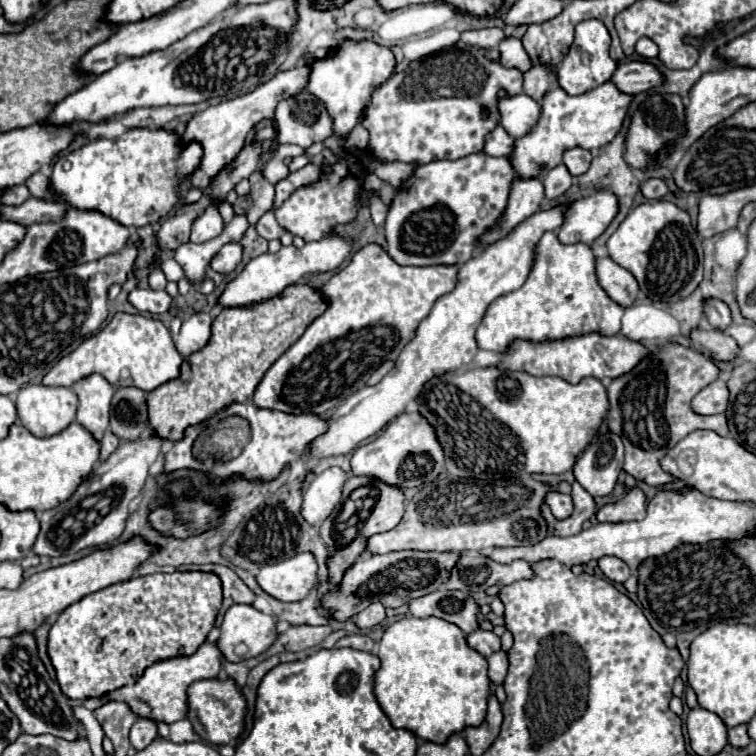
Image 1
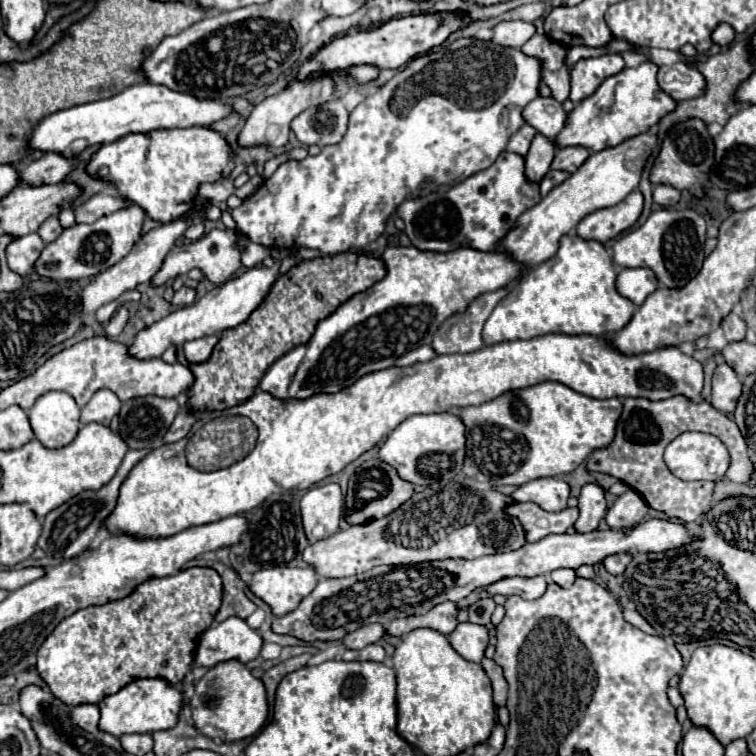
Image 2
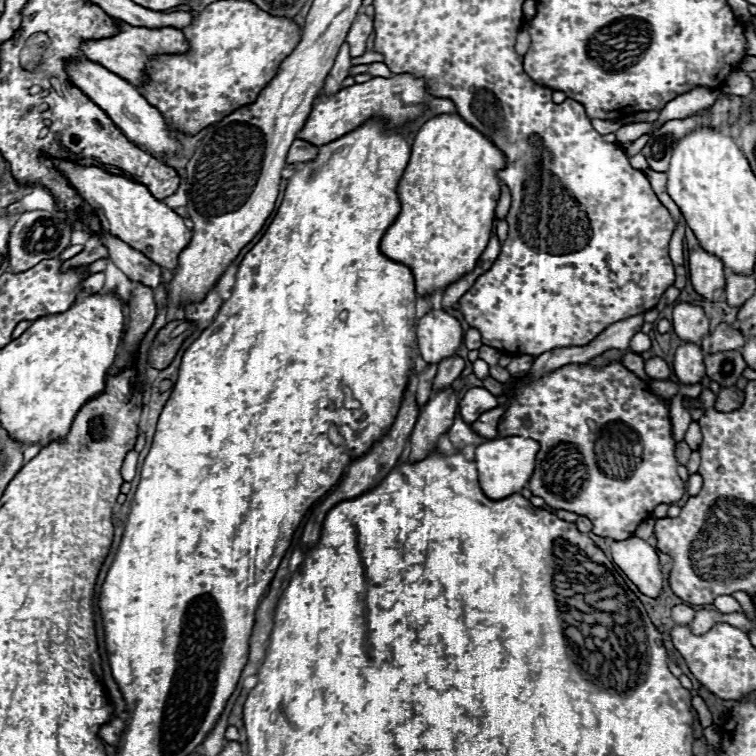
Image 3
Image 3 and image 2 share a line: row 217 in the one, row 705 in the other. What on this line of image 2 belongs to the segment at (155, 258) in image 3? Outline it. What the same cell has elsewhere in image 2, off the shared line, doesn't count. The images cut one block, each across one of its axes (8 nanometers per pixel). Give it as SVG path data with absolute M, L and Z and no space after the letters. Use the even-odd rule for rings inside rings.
M158 678L134 680L116 694L106 696L100 702L100 722L98 728L116 738L122 734L152 734L158 730L168 730L178 722L178 712L182 706L182 694Z

